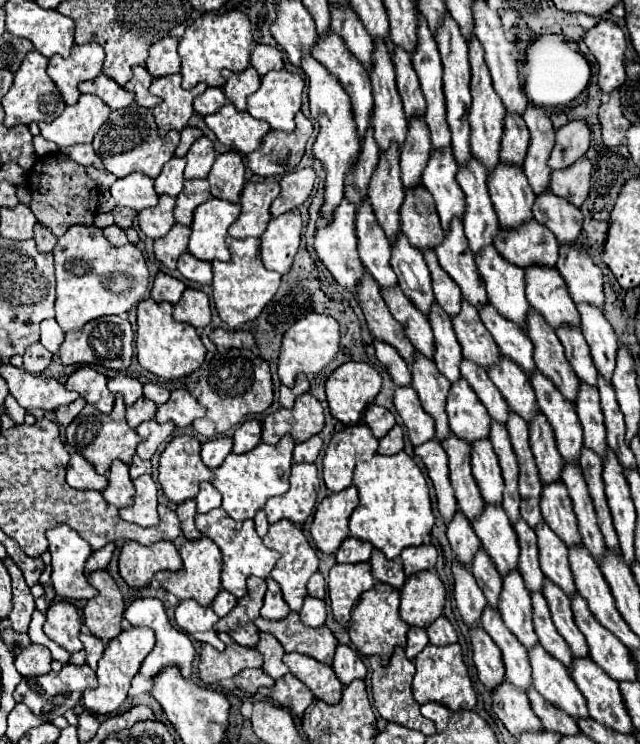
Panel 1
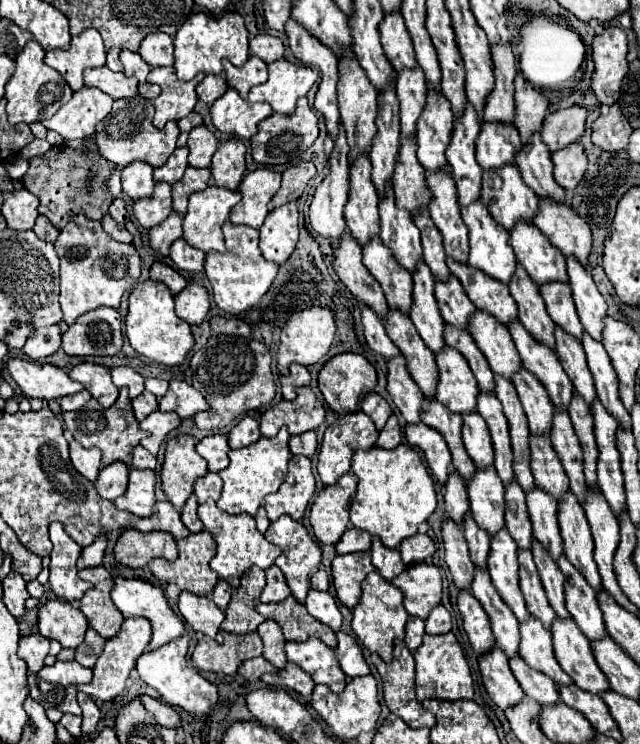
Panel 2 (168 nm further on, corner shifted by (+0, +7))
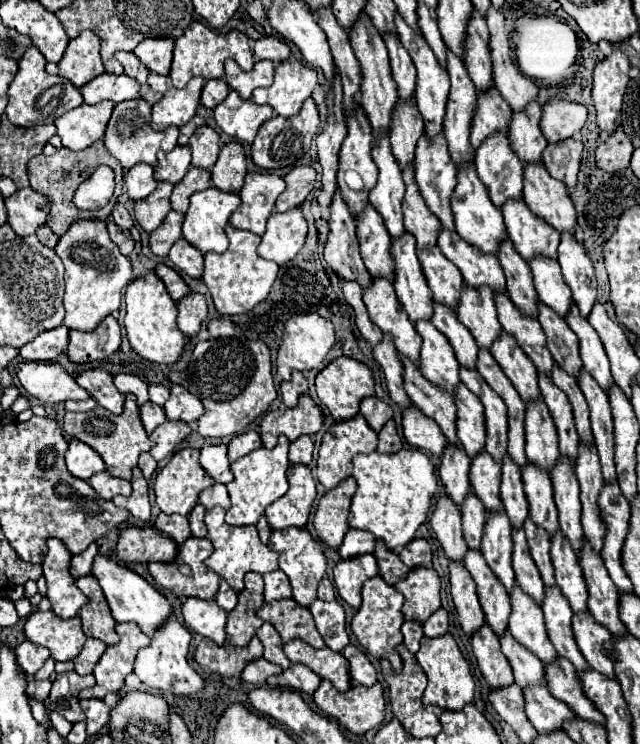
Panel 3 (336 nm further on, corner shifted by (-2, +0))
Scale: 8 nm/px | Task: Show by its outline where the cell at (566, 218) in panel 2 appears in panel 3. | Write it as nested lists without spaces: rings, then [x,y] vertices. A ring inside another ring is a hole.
[[[544,163],[524,165],[524,201],[538,217],[548,221],[560,233],[574,233],[576,211],[566,185],[550,177]]]

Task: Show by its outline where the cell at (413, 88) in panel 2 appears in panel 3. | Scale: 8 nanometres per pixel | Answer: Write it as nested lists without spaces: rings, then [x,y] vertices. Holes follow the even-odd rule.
[[[382,37],[382,39],[386,41],[390,53],[390,67],[392,67],[392,77],[398,85],[398,95],[402,99],[410,99],[416,89],[416,69],[412,65],[412,59],[408,51],[404,51],[398,37]]]

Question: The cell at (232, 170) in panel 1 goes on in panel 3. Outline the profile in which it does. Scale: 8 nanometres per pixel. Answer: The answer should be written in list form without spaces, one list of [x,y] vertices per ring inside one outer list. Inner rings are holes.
[[[238,141],[226,143],[212,167],[212,183],[226,193],[238,193],[246,177],[246,155]]]

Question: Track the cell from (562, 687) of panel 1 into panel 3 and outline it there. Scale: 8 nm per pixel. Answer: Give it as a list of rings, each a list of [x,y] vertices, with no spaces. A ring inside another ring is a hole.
[[[516,583],[510,593],[510,605],[512,613],[508,619],[508,629],[512,637],[528,647],[542,663],[552,663],[556,657],[556,649],[548,641],[540,605],[526,597],[526,593]]]

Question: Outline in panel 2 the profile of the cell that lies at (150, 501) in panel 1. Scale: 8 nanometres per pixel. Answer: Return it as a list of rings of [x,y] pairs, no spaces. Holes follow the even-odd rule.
[[[130,470],[130,484],[124,496],[116,498],[114,504],[120,510],[132,512],[140,518],[148,518],[154,514],[154,496],[156,488],[156,476],[154,470]]]

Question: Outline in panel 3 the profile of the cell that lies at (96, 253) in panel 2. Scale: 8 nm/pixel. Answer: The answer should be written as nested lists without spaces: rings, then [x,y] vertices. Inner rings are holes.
[[[76,221],[68,233],[60,237],[54,251],[66,267],[64,325],[68,329],[90,331],[100,323],[100,319],[120,309],[122,291],[132,281],[132,265],[110,241],[104,221]]]

